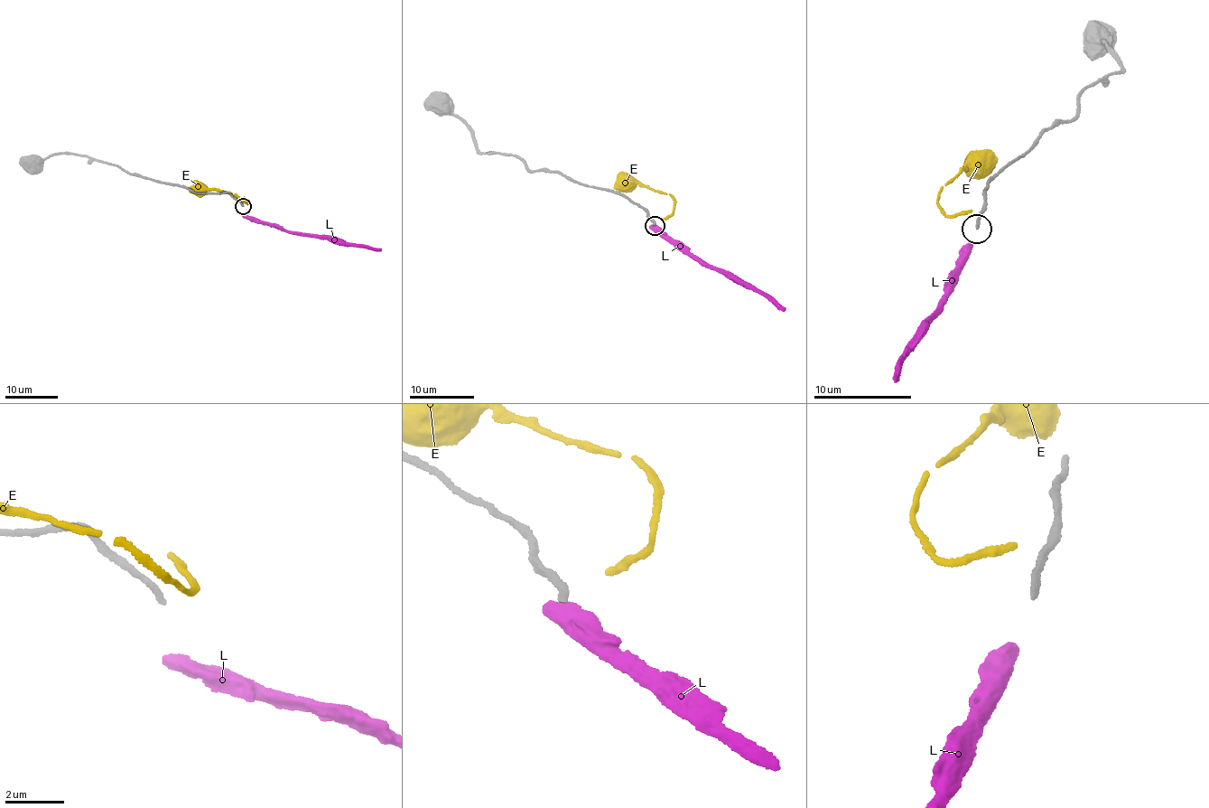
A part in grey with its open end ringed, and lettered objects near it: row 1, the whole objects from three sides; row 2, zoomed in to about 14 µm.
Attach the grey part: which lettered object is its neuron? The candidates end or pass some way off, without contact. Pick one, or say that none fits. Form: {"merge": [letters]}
{"merge": []}

